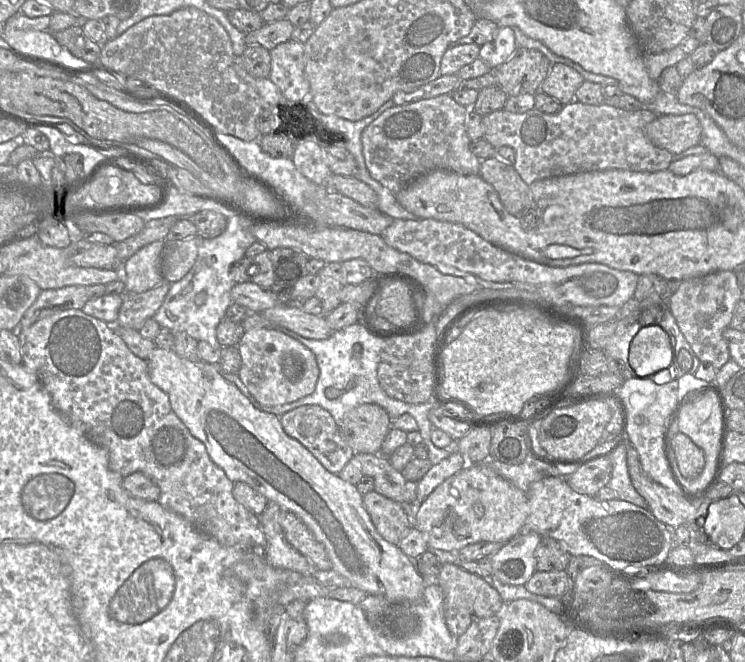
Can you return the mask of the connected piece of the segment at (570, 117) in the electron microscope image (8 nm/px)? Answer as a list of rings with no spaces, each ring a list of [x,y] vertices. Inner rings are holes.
[[[577,100],[554,114],[536,108],[521,114],[501,109],[482,117],[483,138],[495,149],[507,146],[514,150],[513,167],[528,186],[545,178],[589,171],[658,172],[667,170],[673,159],[645,136],[645,127],[657,116],[650,108],[628,111],[606,102],[588,105]]]

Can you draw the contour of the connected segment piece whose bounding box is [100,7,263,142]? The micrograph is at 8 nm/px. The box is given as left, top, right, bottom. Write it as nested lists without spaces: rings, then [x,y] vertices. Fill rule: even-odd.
[[[186,7],[168,15],[154,15],[134,24],[101,47],[100,64],[109,67],[122,78],[133,77],[150,83],[154,88],[184,100],[202,114],[217,132],[230,134],[244,141],[261,137],[258,118],[262,104],[255,89],[244,82],[234,69],[234,52],[228,32],[213,16],[195,8]]]

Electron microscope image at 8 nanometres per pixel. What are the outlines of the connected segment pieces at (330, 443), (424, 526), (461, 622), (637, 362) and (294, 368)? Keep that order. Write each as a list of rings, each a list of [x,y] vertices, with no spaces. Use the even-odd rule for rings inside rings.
[[[305,405],[288,411],[280,417],[280,422],[287,435],[303,444],[333,474],[338,475],[355,454],[332,415],[319,405]]]
[[[485,462],[468,464],[437,486],[424,501],[416,504],[412,514],[412,525],[423,533],[429,549],[458,552],[463,547],[477,542],[508,542],[524,528],[528,515],[526,492],[496,474]]]
[[[445,563],[437,576],[437,584],[444,592],[444,617],[449,631],[456,637],[461,636],[475,620],[500,613],[503,600],[483,578],[467,572],[456,564]]]
[[[659,325],[642,327],[631,341],[628,361],[637,378],[667,369],[673,359],[670,337]]]
[[[254,328],[244,332],[236,347],[241,356],[237,375],[263,406],[288,404],[314,392],[320,373],[316,357],[294,338],[273,328]]]

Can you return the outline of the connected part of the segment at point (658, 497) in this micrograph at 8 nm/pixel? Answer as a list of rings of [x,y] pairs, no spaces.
[[[628,441],[628,473],[632,485],[645,499],[647,508],[657,520],[670,529],[689,524],[697,511],[697,503],[690,501],[680,490],[675,494],[655,482],[642,468],[639,454]]]

